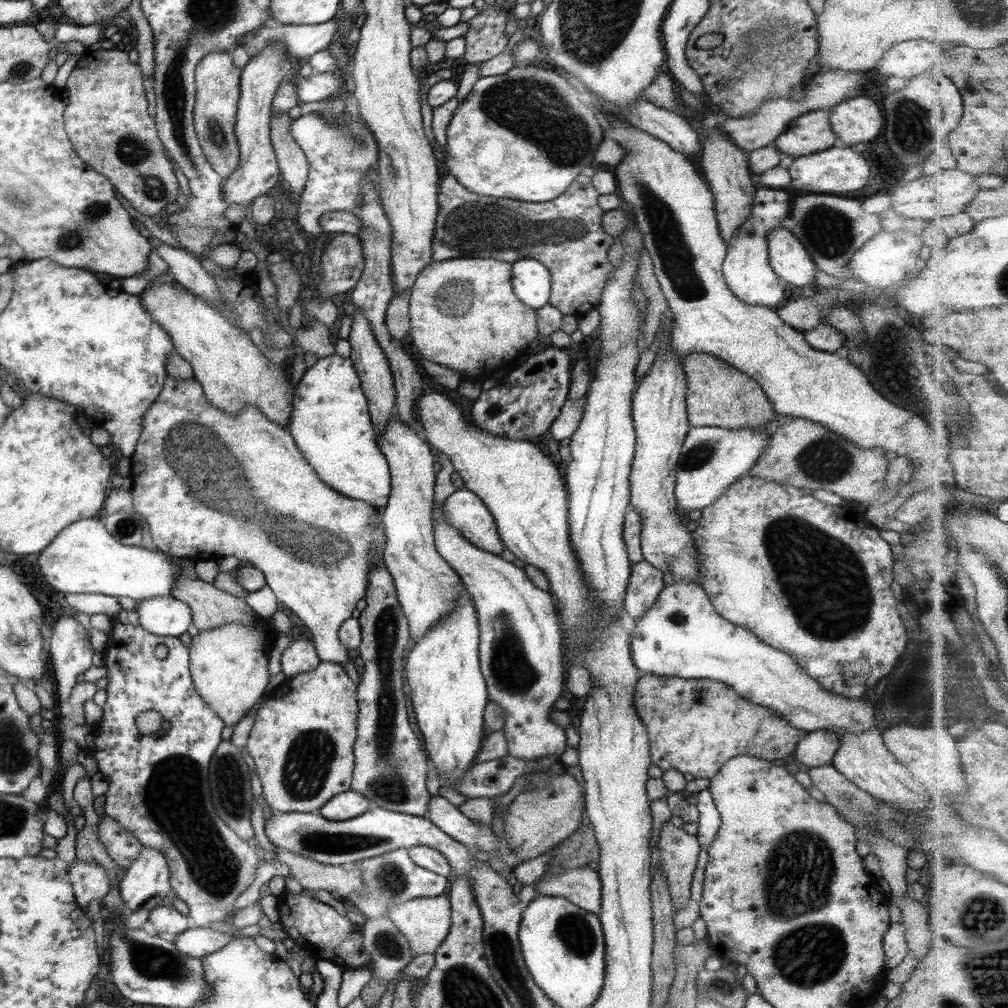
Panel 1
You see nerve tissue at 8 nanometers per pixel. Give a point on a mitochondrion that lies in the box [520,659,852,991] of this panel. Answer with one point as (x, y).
(574, 929)

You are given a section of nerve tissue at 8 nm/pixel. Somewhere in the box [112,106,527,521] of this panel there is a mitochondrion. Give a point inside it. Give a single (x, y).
(436, 297)

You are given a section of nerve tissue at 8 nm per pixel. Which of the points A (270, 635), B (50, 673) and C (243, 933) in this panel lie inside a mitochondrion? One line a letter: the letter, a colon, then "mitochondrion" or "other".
A: other
B: other
C: other

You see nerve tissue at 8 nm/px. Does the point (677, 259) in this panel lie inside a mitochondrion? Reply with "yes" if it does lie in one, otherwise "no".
yes

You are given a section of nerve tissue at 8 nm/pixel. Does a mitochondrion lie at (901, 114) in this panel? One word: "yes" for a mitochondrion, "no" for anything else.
yes

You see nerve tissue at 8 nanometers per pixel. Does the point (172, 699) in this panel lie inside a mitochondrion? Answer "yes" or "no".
no

